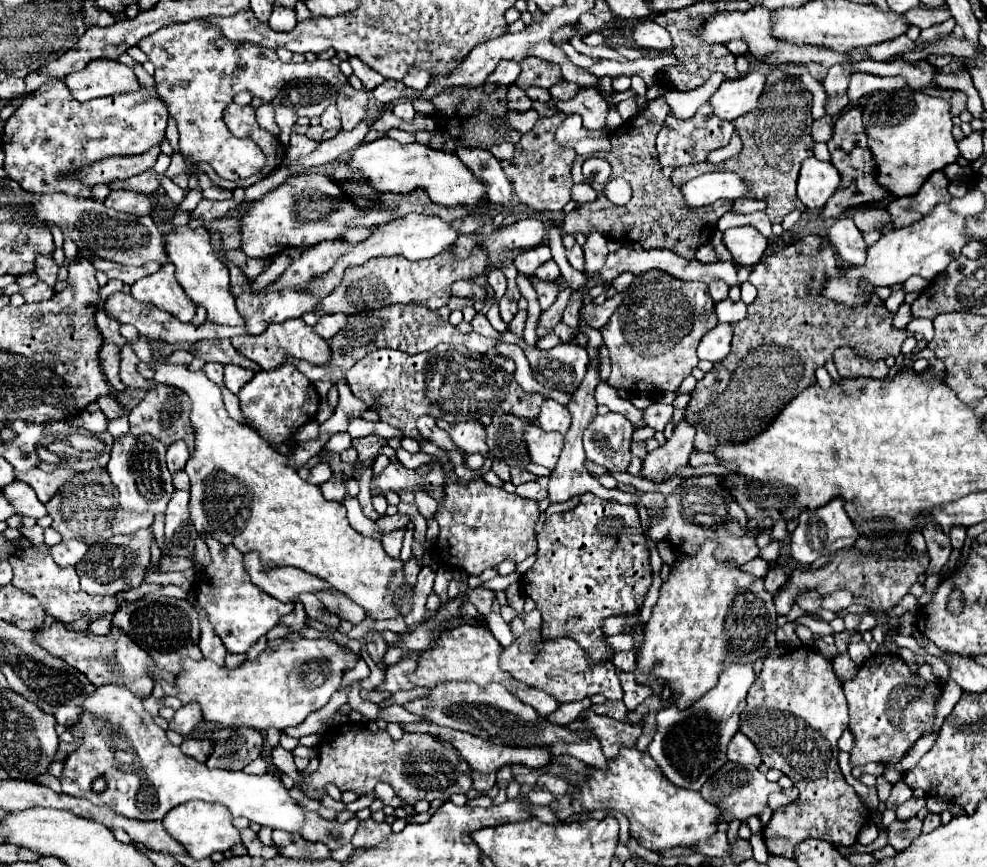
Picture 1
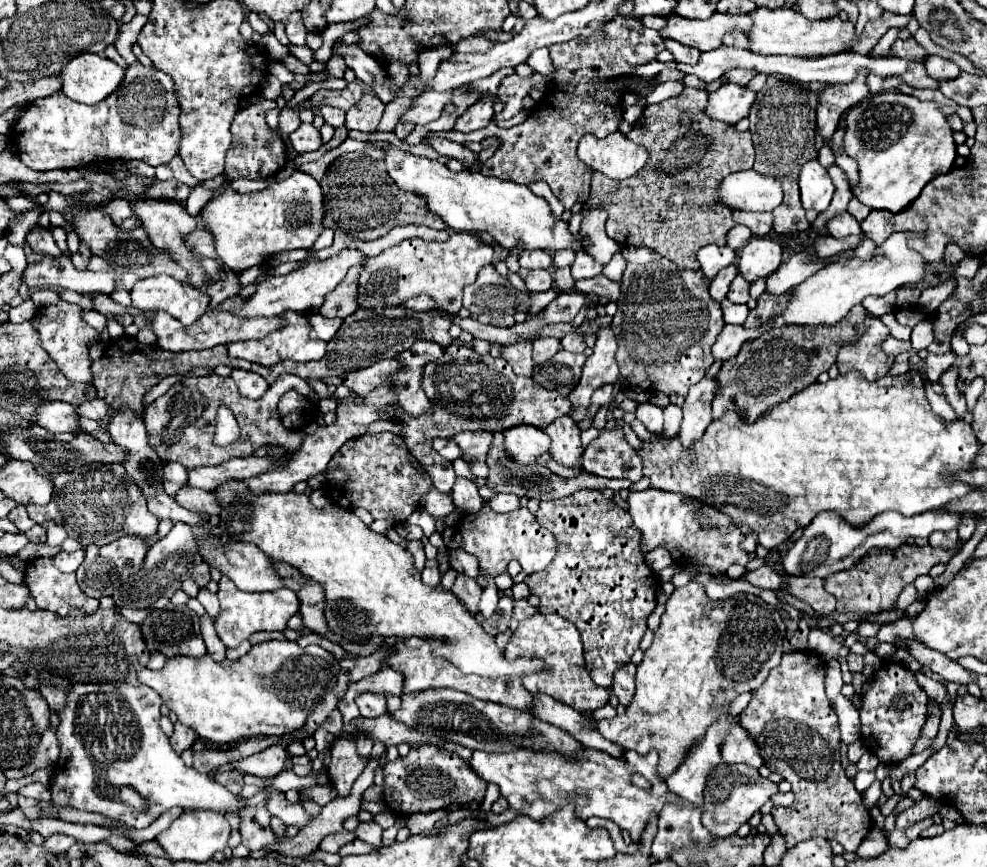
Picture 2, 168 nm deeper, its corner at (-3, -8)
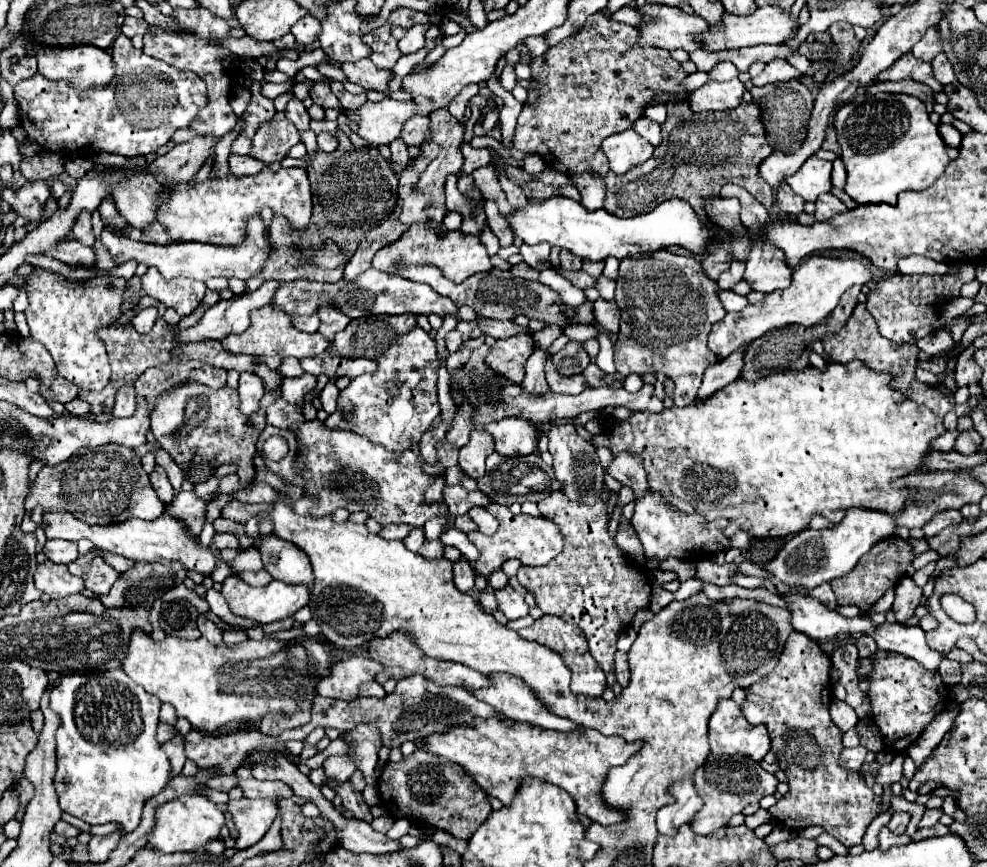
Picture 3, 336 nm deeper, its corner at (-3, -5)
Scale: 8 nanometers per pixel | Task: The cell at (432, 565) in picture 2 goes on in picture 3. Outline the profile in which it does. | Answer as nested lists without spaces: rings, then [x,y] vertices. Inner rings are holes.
[[[426,540],[420,546],[418,554],[422,554],[424,558],[442,558],[442,548],[444,548],[444,544],[440,540]]]

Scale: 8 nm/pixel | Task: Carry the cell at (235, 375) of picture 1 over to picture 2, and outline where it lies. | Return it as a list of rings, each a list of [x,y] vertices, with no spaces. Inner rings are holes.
[[[234,369],[230,377],[236,381],[240,395],[248,397],[248,399],[260,399],[268,389],[268,383],[264,381],[264,377],[256,375],[256,373],[250,373],[250,371]]]

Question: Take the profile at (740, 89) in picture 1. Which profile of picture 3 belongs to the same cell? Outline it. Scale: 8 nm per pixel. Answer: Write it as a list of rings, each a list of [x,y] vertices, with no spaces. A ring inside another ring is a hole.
[[[738,78],[728,82],[708,82],[688,94],[688,104],[692,112],[730,110],[742,102],[744,90],[746,88]]]

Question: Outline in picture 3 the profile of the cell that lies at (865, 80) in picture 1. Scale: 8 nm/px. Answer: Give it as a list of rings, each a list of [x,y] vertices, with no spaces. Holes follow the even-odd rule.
[[[904,54],[898,59],[890,70],[884,70],[882,74],[878,74],[878,80],[914,80],[914,82],[922,82],[926,86],[930,86],[934,92],[942,92],[942,84],[936,82],[934,74],[932,74],[932,66],[930,62],[922,62],[918,58],[914,58],[914,54]]]

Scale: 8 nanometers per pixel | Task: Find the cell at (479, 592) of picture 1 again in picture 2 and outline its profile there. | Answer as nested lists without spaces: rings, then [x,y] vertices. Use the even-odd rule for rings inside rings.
[[[458,575],[456,577],[456,583],[452,585],[452,593],[464,601],[464,607],[470,611],[470,613],[480,613],[480,595],[482,595],[482,587],[476,583],[476,579],[472,577],[466,577],[466,575]]]

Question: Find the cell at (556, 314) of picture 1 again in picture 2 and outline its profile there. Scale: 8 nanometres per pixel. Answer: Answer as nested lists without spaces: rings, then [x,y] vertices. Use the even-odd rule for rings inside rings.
[[[538,337],[538,339],[534,339],[534,363],[540,365],[542,361],[556,355],[558,349],[560,349],[560,339],[556,339],[556,337]]]

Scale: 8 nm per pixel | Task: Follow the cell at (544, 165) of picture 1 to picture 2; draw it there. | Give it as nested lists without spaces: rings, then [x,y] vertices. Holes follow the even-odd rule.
[[[616,15],[602,29],[598,29],[598,33],[592,33],[590,37],[574,37],[568,43],[550,45],[550,57],[554,61],[556,73],[548,83],[550,91],[546,91],[544,99],[540,103],[536,103],[536,107],[530,111],[532,119],[526,119],[524,123],[520,123],[512,129],[502,129],[492,119],[486,128],[470,133],[463,133],[454,129],[429,132],[423,142],[429,144],[430,138],[446,137],[463,145],[469,142],[481,142],[488,137],[501,138],[502,147],[488,161],[482,163],[480,171],[486,173],[488,177],[498,177],[498,179],[524,183],[524,185],[530,185],[534,181],[546,181],[550,185],[552,193],[564,205],[564,209],[572,209],[574,203],[584,203],[586,197],[590,195],[592,169],[586,167],[584,163],[580,163],[580,159],[576,155],[576,145],[578,145],[580,137],[586,135],[586,133],[592,133],[592,135],[597,135],[598,138],[603,138],[604,135],[616,132],[618,123],[622,121],[622,93],[628,87],[626,77],[630,81],[634,67],[652,61],[656,57],[656,53],[660,53],[662,49],[664,49],[664,39],[660,37],[658,31],[644,27],[640,23],[640,19],[634,19],[634,17],[628,17],[628,15]]]

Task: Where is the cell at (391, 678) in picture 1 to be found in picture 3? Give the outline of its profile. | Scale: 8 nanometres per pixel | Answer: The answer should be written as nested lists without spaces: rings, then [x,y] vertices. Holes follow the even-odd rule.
[[[352,656],[348,660],[332,664],[326,678],[318,678],[318,694],[338,700],[354,700],[358,686],[362,682],[374,680],[378,672],[382,672],[380,662]]]

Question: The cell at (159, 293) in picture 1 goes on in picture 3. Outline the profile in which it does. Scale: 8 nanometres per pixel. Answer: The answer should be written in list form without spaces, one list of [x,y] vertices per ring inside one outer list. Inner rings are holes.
[[[154,268],[142,276],[142,290],[162,302],[168,308],[174,308],[178,316],[188,316],[206,294],[204,282],[194,282],[190,278],[176,278],[174,282],[166,282],[162,274]]]

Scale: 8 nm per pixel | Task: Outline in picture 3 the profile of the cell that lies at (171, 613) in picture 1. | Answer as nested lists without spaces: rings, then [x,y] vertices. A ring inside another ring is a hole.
[[[188,600],[164,602],[160,612],[160,628],[168,636],[194,640],[194,638],[200,638],[200,630],[196,628],[196,618],[198,618],[198,612]]]

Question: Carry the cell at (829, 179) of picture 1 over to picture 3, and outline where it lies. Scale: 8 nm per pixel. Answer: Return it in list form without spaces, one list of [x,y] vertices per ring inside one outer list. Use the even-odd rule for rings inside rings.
[[[810,156],[796,174],[786,178],[786,182],[792,186],[792,190],[798,196],[816,202],[820,194],[832,190],[830,172],[832,172],[832,162],[820,160],[818,156]]]

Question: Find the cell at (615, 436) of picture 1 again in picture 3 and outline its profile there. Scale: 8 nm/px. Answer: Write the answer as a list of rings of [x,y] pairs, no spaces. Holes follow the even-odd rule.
[[[628,452],[618,454],[618,456],[612,460],[608,472],[610,472],[610,476],[616,478],[622,486],[632,488],[636,500],[642,498],[642,494],[646,494],[646,490],[648,490],[646,472],[644,472],[644,468],[642,468],[642,462],[640,462],[636,456],[632,456],[632,454],[628,454]]]

